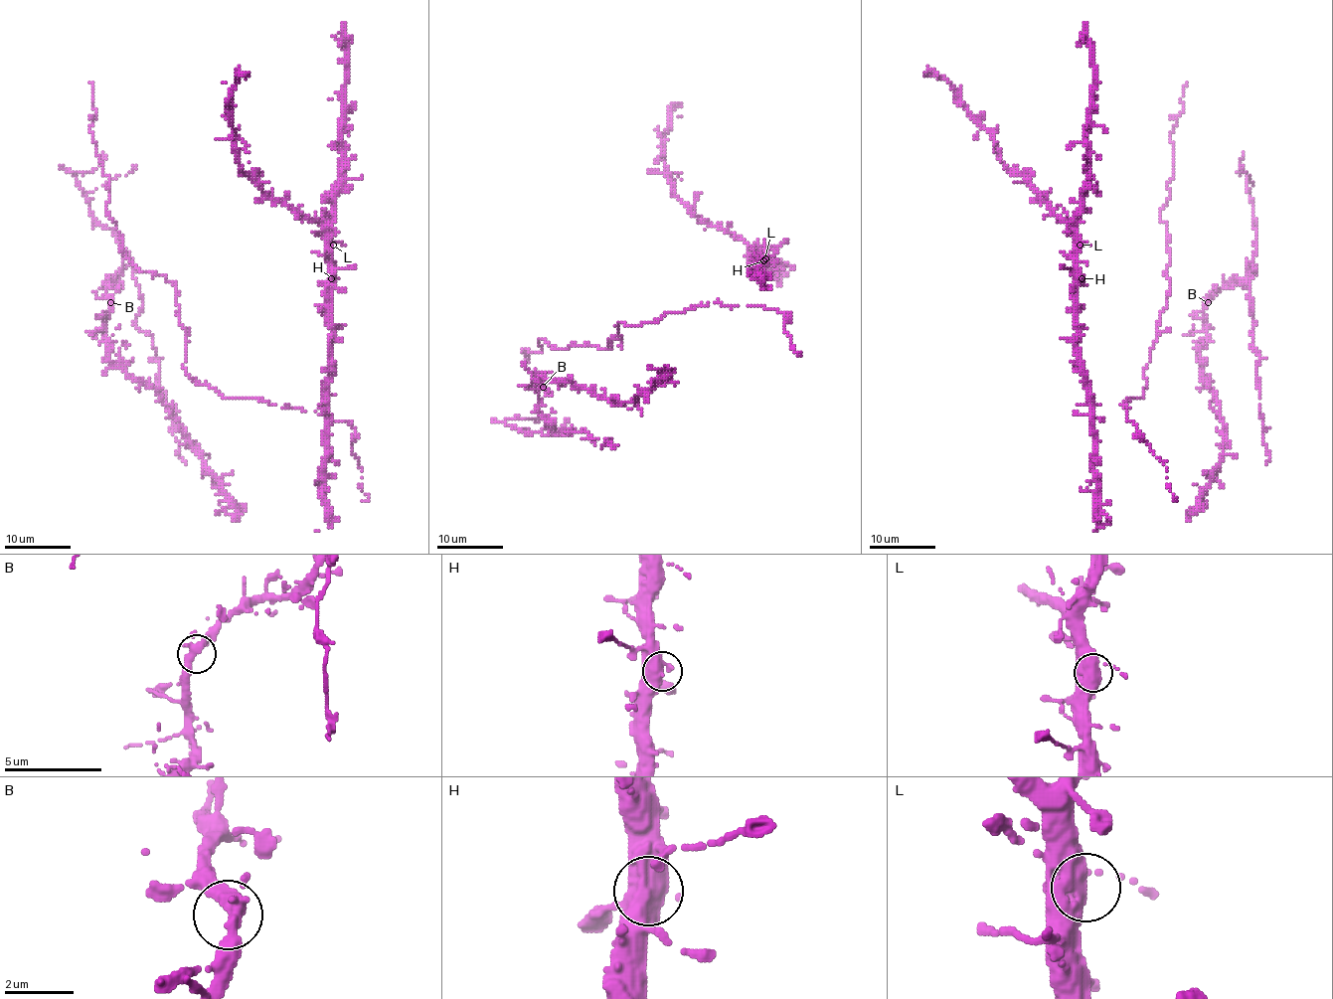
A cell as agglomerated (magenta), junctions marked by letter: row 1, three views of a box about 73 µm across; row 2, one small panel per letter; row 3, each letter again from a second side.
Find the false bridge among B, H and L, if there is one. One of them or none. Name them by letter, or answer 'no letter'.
no letter

